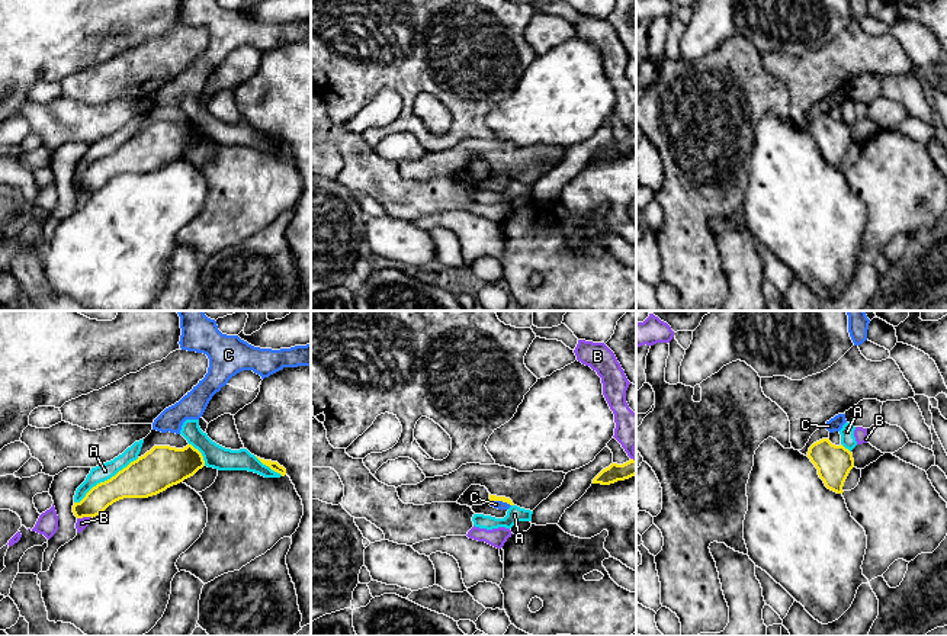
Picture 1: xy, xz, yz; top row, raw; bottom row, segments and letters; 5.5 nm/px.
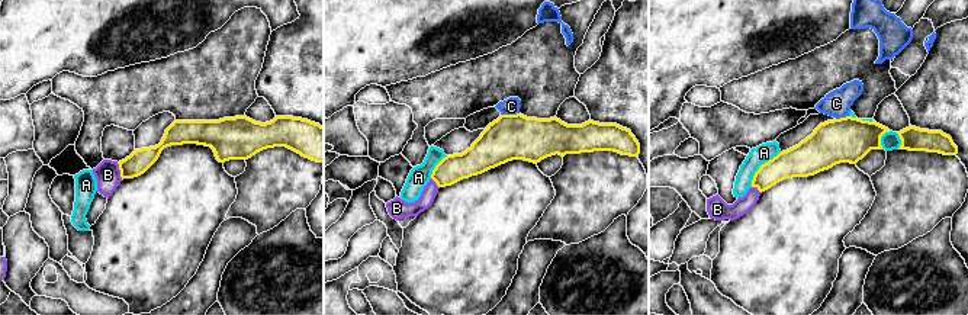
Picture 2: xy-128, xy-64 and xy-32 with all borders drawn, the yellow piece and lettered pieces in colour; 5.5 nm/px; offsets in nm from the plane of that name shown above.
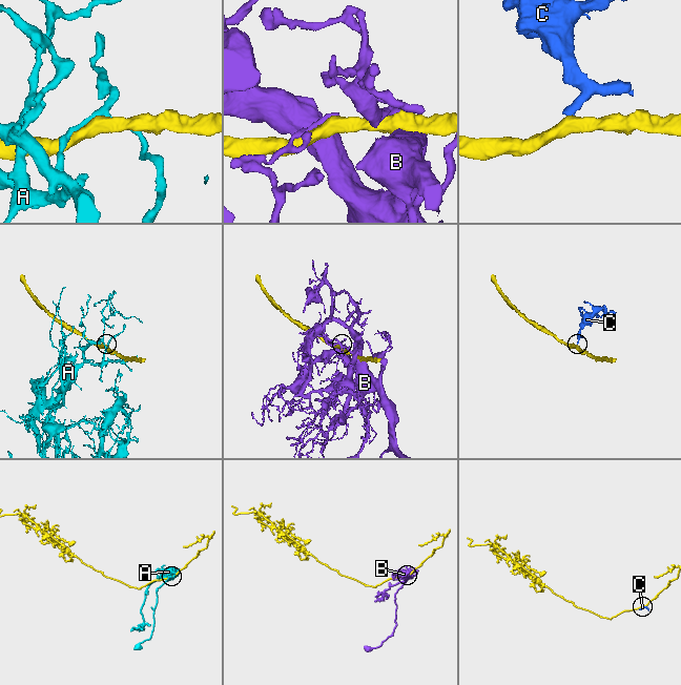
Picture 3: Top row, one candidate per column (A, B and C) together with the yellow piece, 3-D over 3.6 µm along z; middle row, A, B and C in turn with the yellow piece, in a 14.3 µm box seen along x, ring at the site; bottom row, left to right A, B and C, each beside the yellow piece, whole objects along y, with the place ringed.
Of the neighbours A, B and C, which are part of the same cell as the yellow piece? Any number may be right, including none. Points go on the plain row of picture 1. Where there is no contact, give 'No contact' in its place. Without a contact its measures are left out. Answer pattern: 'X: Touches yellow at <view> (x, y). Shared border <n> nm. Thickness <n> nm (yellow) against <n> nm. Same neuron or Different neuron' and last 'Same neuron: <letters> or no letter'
A: Touches yellow at xy (108, 154). Shared border 440 nm. Thickness 220 nm (yellow) against 90 nm. Different neuron
B: Touches yellow at xy (84, 190). Shared border 90 nm. Thickness 140 nm (yellow) against 60 nm. Different neuron
C: Touches yellow at xz (500, 174). Shared border 130 nm. Thickness 30 nm (yellow) against 50 nm. Different neuron
Same neuron: no letter

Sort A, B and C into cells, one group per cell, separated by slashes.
A / B / C

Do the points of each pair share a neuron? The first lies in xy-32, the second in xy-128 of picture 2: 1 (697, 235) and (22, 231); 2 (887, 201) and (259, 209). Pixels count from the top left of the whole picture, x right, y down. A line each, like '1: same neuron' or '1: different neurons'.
1: same neuron
2: same neuron

